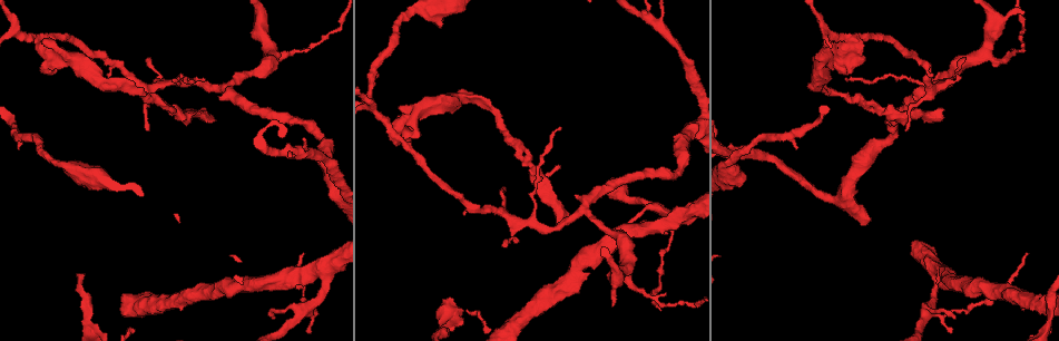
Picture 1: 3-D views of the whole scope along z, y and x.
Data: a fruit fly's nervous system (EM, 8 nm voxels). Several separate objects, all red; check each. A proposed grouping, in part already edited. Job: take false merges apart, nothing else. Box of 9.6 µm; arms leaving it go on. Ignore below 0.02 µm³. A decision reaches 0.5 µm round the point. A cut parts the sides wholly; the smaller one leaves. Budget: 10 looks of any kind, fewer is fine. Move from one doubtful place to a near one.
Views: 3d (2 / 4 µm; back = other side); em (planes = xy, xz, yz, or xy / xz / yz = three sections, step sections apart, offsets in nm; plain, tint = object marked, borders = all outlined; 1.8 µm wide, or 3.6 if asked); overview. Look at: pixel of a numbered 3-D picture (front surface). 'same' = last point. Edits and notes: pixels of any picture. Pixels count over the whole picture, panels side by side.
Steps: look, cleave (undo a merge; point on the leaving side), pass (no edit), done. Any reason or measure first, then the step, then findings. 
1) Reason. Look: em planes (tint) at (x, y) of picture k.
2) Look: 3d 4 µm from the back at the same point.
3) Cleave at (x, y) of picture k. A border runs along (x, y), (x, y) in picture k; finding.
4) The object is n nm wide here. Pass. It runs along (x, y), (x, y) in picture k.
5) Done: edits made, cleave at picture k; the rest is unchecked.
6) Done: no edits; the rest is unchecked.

Branch point. Look: em yz step 16 (tint) at (532, 224) of picture 1.

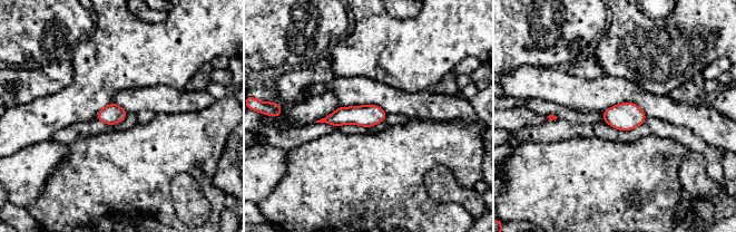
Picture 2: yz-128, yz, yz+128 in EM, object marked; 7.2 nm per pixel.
Cut it another way. Look: em planes (tint) at the same point.

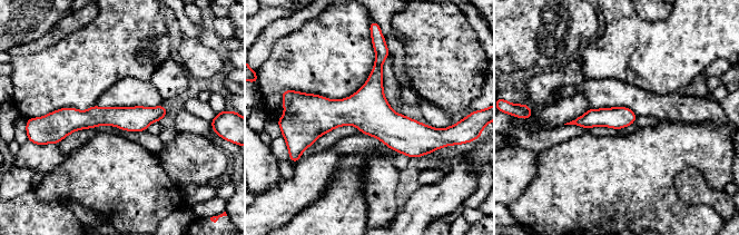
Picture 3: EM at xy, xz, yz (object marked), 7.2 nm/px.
Pass. It runs along (303, 113), (434, 135) in picture 3; continuous, no second neuron.

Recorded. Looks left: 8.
Three-way junction. Look: em xz step 16 (tint) at (400, 129) of picture 1.

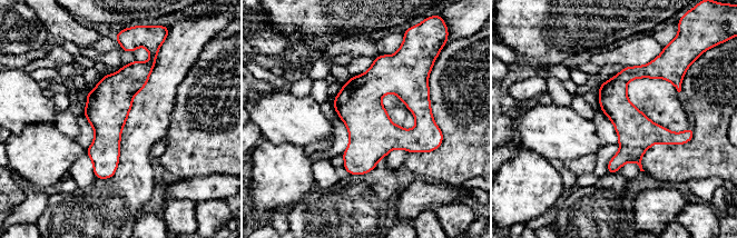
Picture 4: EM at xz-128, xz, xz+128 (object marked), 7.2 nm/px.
Look: em planes (tint) at the same point.

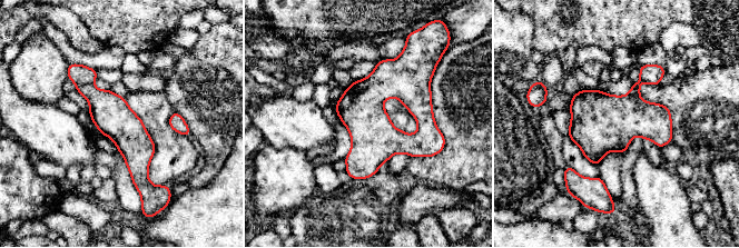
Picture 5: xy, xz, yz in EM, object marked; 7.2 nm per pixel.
The object is 280 nm wide here. Cleave at (107, 109) of picture 5. A second neuron is stuck on.

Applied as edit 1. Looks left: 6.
Look: overview.

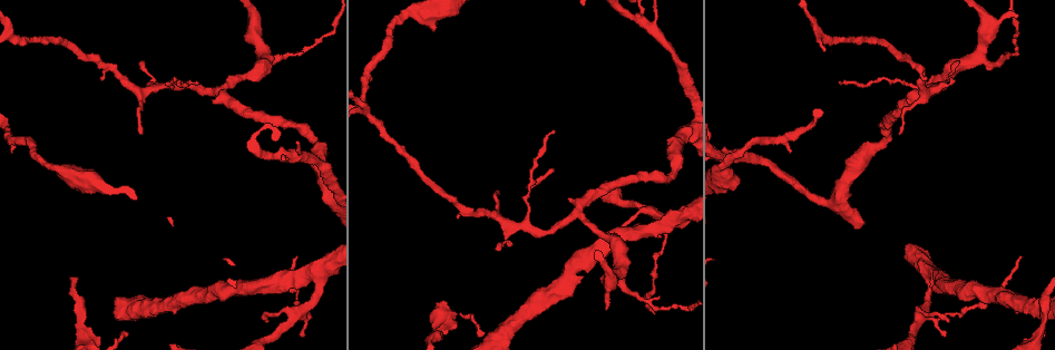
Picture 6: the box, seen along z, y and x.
Calibre changes. Look: 3d 4 µm at (295, 155) of picture 6.

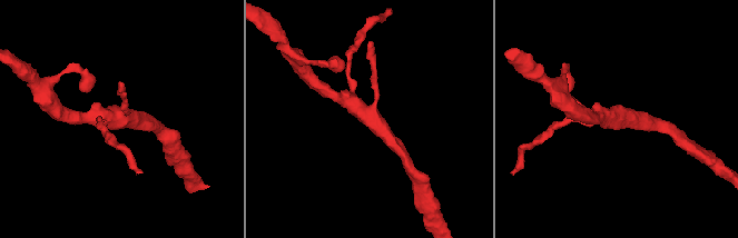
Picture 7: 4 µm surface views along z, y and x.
Look: em planes (tint) at (613, 115) of picture 7.

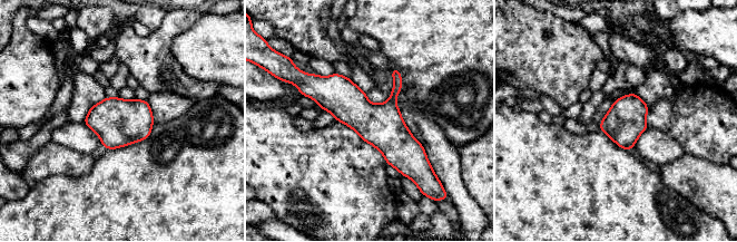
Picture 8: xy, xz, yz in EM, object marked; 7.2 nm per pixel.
Pass. It runs along (313, 83), (337, 94), (421, 160) in picture 8; continuous, no second neuron.

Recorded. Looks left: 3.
Three-way junction. Look: 3d 2 µm at (316, 272) of picture 6.

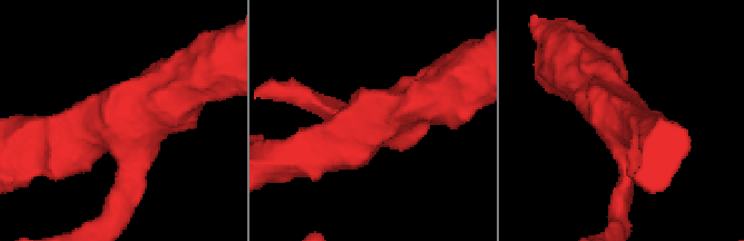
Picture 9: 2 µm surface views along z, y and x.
Shape alone is not enough. Look: em planes (tint) at (116, 131) of picture 9.

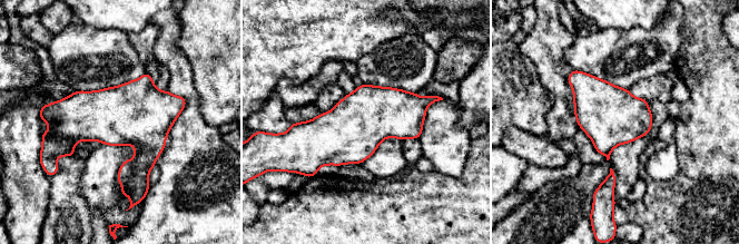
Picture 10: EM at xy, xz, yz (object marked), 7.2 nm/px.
The object is 420 nm wide here. Pass. One neuron here.

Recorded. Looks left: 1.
Done: edits made, cleave at picture 5; the rest is unchecked.

